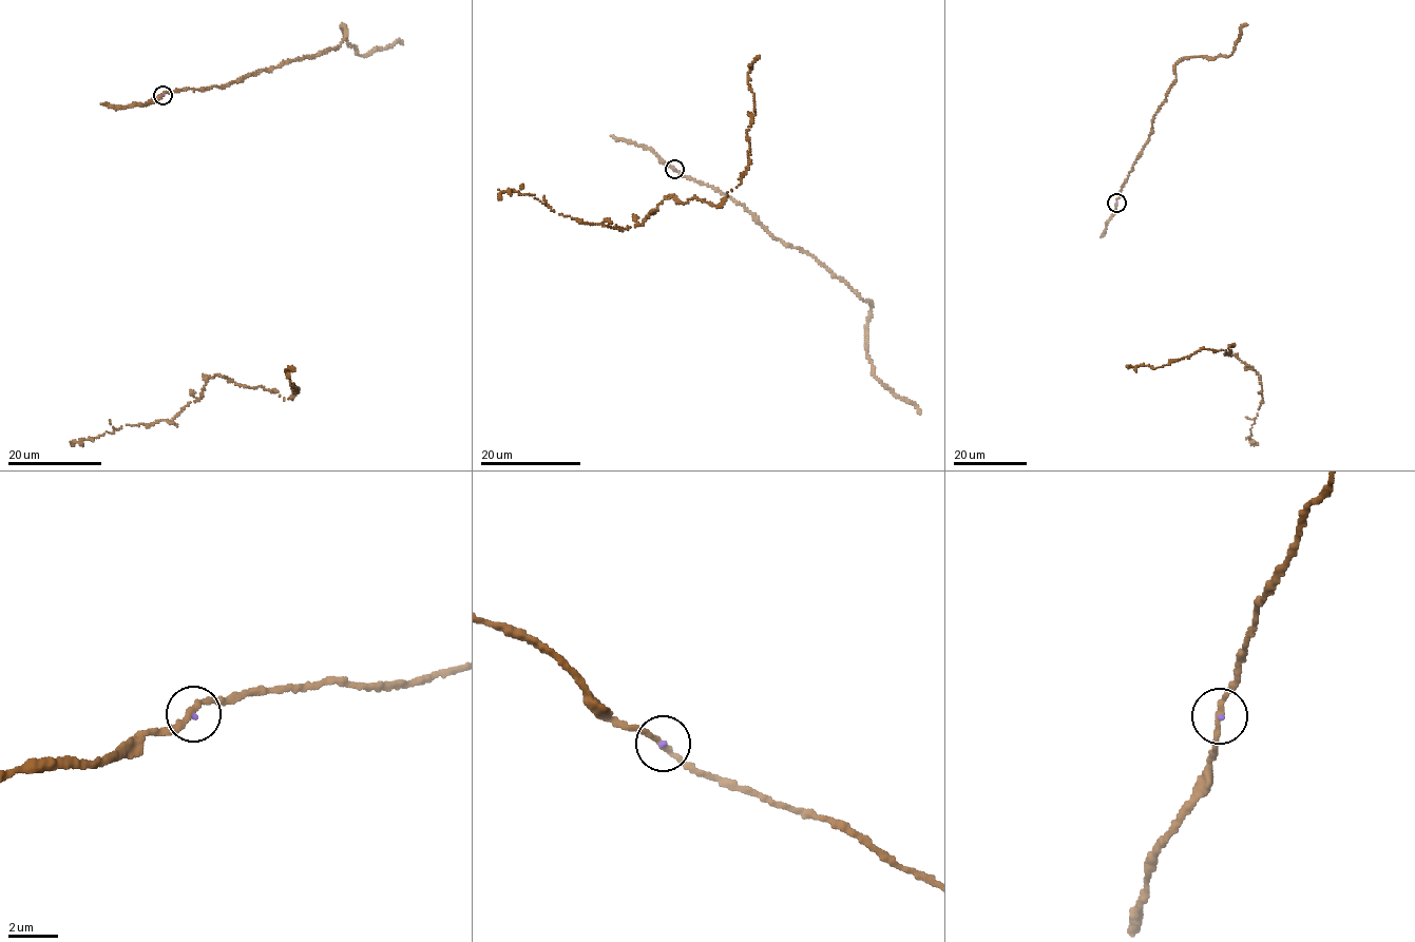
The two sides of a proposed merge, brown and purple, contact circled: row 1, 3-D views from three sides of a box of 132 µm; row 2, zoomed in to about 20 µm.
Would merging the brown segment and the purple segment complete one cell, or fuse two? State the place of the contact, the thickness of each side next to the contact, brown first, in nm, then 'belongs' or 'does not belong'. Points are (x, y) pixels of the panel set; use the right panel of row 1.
at (1116, 203); 240 nm thick on the brown side, 140 nm on the other; belongs

